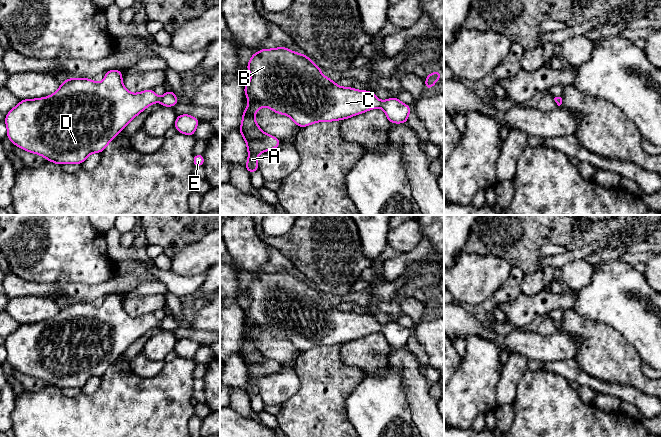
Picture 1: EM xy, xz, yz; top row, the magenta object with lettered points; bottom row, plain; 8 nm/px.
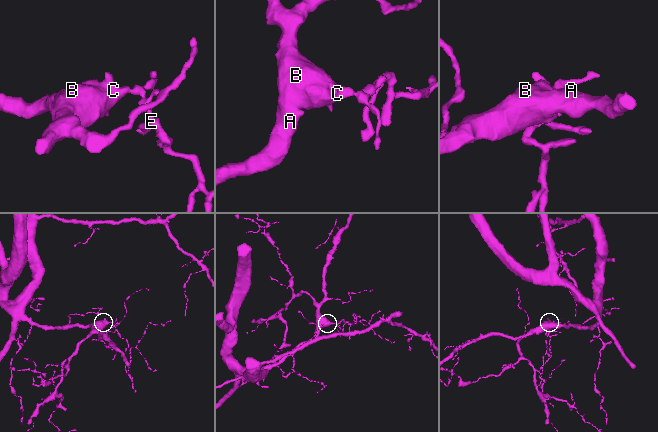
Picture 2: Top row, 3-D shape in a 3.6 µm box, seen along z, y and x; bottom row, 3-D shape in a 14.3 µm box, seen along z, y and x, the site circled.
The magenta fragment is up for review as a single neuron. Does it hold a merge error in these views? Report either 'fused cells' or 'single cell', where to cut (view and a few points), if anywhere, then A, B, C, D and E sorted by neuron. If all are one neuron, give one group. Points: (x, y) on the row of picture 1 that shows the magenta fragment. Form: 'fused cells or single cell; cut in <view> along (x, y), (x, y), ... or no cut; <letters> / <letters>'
single cell; no cut; A B C D E

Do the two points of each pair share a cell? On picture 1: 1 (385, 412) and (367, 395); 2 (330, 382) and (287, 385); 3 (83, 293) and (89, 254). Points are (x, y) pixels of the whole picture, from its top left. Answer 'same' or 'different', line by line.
1: same
2: different
3: different

